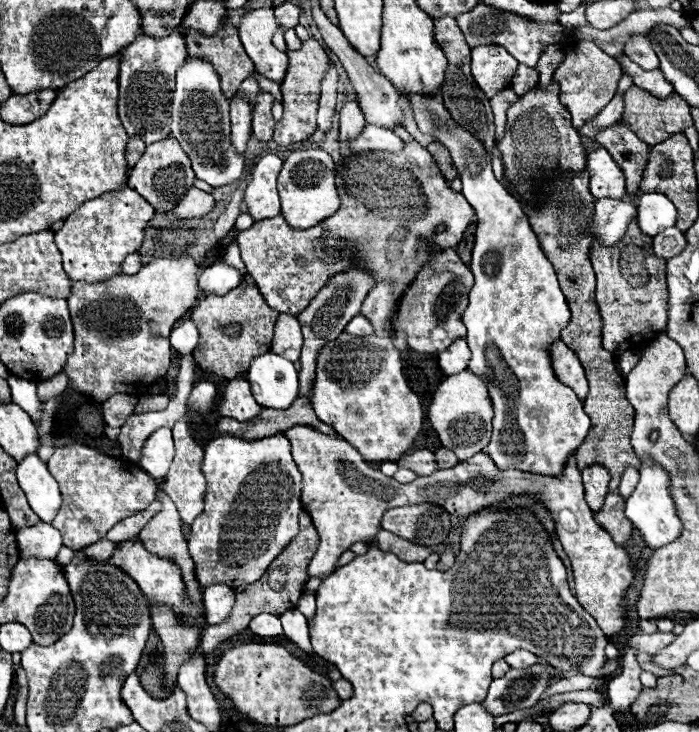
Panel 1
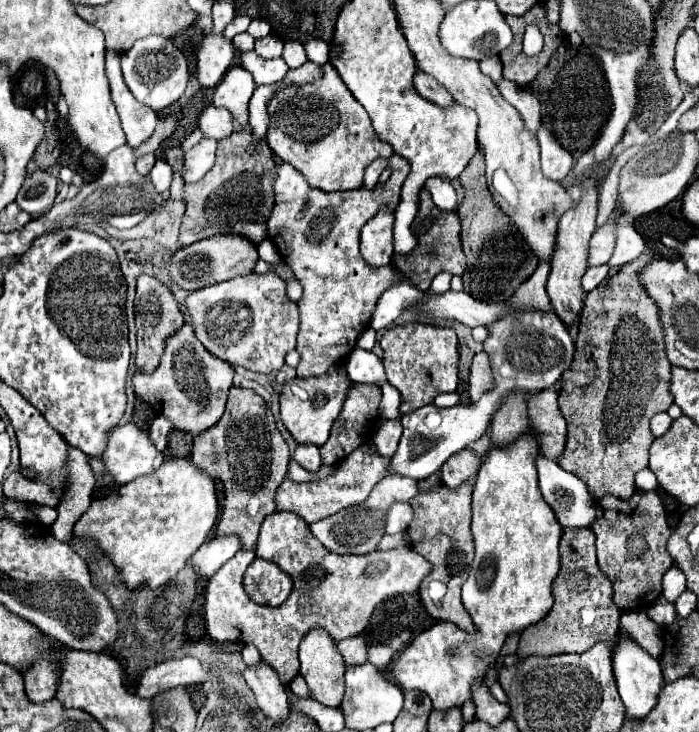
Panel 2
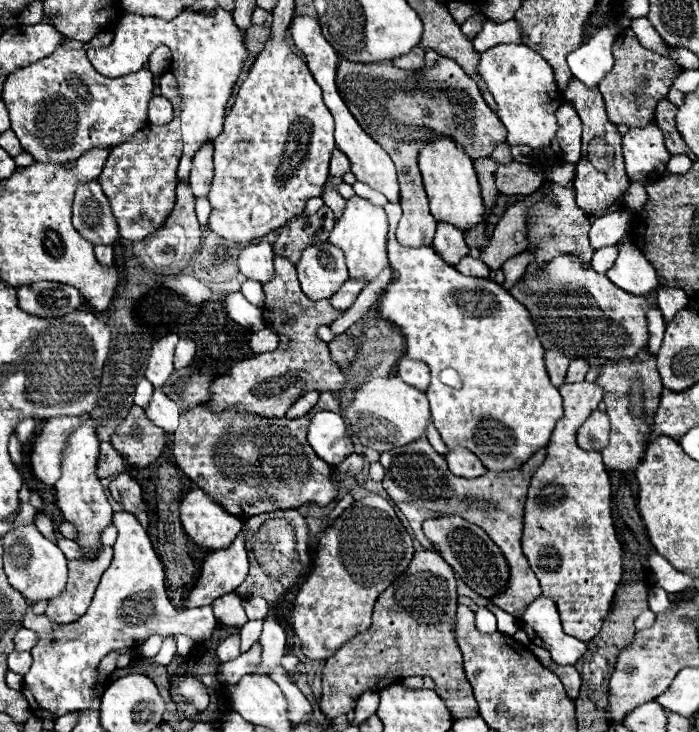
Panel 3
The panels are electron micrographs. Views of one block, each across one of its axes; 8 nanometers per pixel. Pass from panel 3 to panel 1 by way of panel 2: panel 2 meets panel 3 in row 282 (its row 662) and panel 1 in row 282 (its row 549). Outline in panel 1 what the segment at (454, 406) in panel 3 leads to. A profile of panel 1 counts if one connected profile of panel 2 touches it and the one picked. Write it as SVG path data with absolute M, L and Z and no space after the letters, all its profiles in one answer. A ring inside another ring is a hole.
M406 94L404 96L414 112L414 120L420 132L434 136L440 144L444 144L452 158L454 166L460 172L464 190L462 194L476 210L476 242L472 250L470 270L474 272L474 286L470 290L470 304L462 316L468 336L466 342L472 350L472 358L468 370L484 376L492 404L494 404L494 420L492 420L492 440L486 446L486 454L494 460L494 464L502 470L522 470L532 474L548 474L562 476L566 460L574 454L574 450L586 440L590 430L590 418L582 408L578 396L558 382L554 376L548 346L552 340L560 338L560 330L570 322L570 310L566 298L558 286L552 264L540 250L538 238L530 228L528 216L522 210L522 204L496 180L492 172L490 152L484 148L484 142L474 138L468 130L464 130L446 110L442 96L426 96L426 94Z

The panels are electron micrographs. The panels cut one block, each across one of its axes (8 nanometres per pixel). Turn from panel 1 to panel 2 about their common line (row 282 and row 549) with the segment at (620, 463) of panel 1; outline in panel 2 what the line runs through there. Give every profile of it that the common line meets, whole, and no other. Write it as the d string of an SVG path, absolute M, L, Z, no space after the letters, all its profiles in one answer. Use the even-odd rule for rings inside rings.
M564 528L560 540L560 560L562 568L552 584L554 606L546 618L524 630L516 652L518 656L586 652L596 642L612 640L618 632L616 618L620 618L620 610L612 600L612 582L604 576L596 562L594 532L590 528Z

